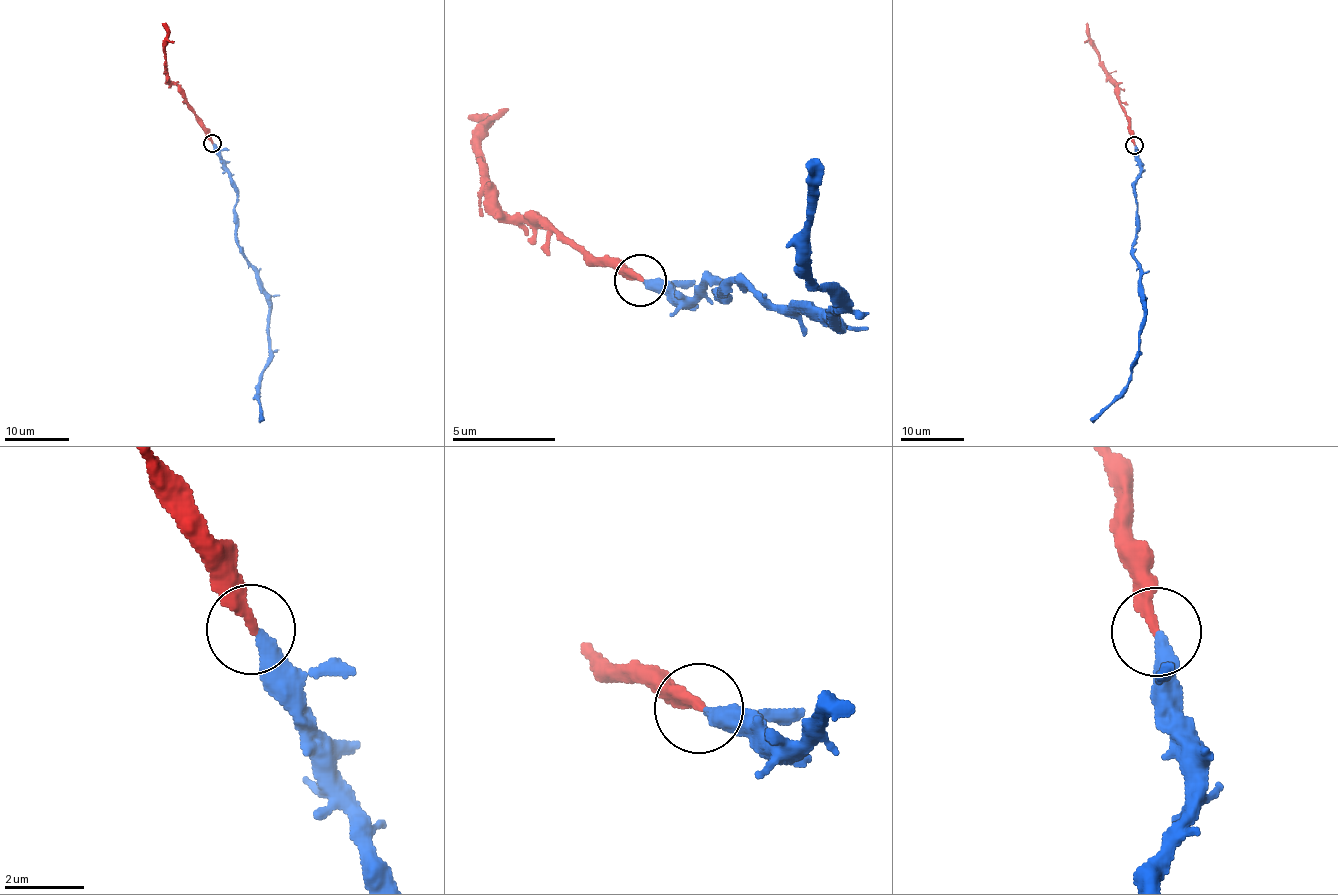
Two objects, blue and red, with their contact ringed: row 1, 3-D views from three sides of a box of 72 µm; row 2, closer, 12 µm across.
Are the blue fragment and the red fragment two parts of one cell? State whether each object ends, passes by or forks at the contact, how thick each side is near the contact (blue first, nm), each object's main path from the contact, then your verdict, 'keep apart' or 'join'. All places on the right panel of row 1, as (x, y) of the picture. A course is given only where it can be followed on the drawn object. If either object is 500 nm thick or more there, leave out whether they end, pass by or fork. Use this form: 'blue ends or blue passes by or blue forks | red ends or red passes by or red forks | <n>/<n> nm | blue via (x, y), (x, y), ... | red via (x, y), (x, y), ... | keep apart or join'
blue ends | red ends | 360/300 nm | blue via (1134, 145), (1139, 169), (1134, 184), (1133, 254), (1140, 271), (1143, 329), (1129, 385), (1090, 420) | red via (1134, 145), (1131, 119), (1119, 101), (1119, 91), (1108, 75), (1087, 22) | join

